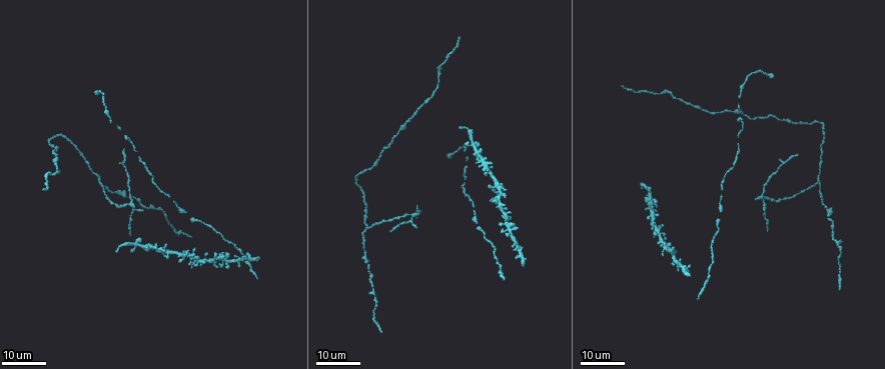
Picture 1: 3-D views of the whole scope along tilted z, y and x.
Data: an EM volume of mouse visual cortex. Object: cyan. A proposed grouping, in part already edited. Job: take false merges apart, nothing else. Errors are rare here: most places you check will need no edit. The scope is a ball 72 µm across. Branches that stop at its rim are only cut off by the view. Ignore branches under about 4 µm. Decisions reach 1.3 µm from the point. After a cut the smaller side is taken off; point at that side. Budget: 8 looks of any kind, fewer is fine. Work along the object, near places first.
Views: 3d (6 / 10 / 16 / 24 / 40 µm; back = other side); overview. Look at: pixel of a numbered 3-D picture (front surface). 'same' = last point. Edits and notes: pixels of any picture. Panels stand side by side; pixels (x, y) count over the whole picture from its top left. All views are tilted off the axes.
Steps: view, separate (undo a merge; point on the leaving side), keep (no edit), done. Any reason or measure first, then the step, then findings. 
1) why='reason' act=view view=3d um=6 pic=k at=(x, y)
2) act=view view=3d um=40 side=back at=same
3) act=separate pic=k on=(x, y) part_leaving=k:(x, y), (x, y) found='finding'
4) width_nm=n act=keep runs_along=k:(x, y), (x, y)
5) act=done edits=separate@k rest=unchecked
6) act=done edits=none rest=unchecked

why='side arm on a straight run' act=view view=3d um=16 pic=1 at=(118, 193)

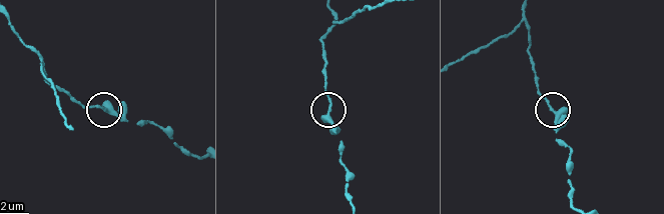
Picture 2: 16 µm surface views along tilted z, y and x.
act=view view=3d um=10 pic=2 at=(101, 109)

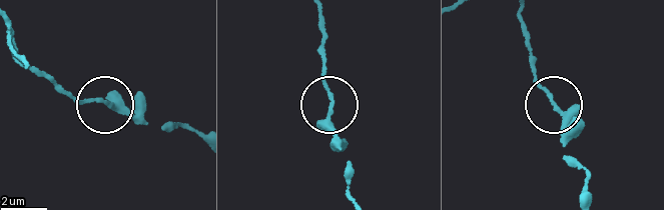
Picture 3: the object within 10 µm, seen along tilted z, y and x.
act=view view=3d um=6 pic=3 at=(554, 104)

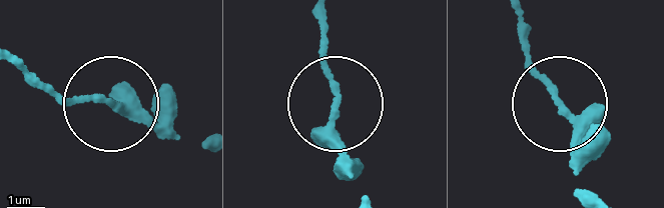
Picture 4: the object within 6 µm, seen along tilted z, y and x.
width_nm=210 act=keep runs_along=4:(519, 19), (535, 70), (563, 100), (578, 193) found='all the same neuron'

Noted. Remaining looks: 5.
why='three-way junction' act=view view=3d um=16 pic=1 at=(97, 178)

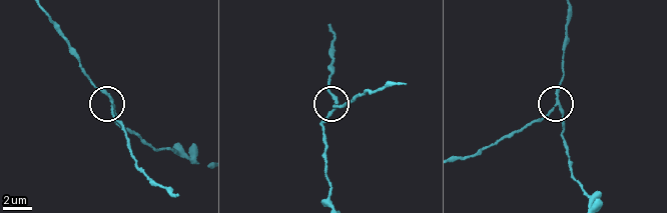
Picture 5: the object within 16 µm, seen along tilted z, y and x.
act=view view=3d um=10 pic=5 at=(559, 103)

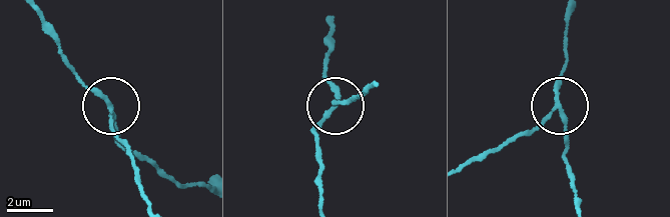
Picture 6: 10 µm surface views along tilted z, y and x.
arms=3 act=separate pic=6 on=(528, 129) found='two neurons meet here'

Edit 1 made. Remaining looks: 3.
act=view view=3d um=24 pic=1 at=(741, 111)

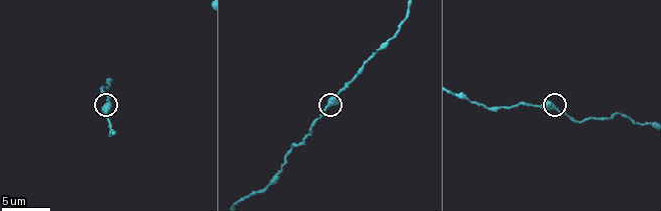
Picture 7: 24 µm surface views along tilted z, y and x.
act=view view=3d um=10 pic=7 at=(553, 105)

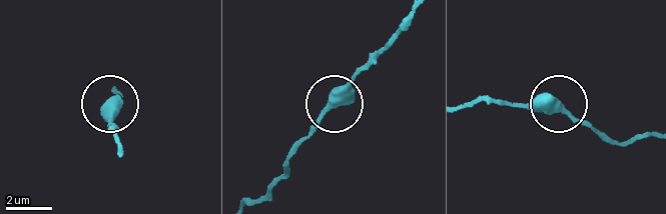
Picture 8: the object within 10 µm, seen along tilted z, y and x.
act=keep found='one neuron here'

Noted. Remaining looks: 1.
act=done edits=separate@6 rest=unchecked

